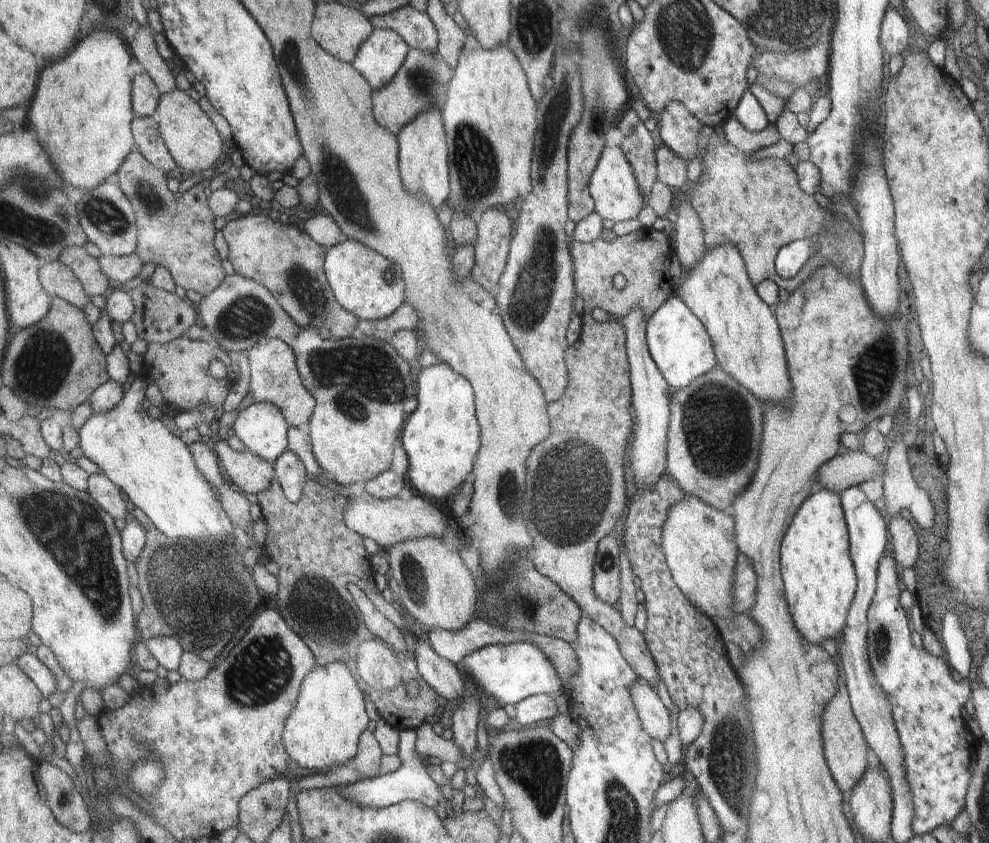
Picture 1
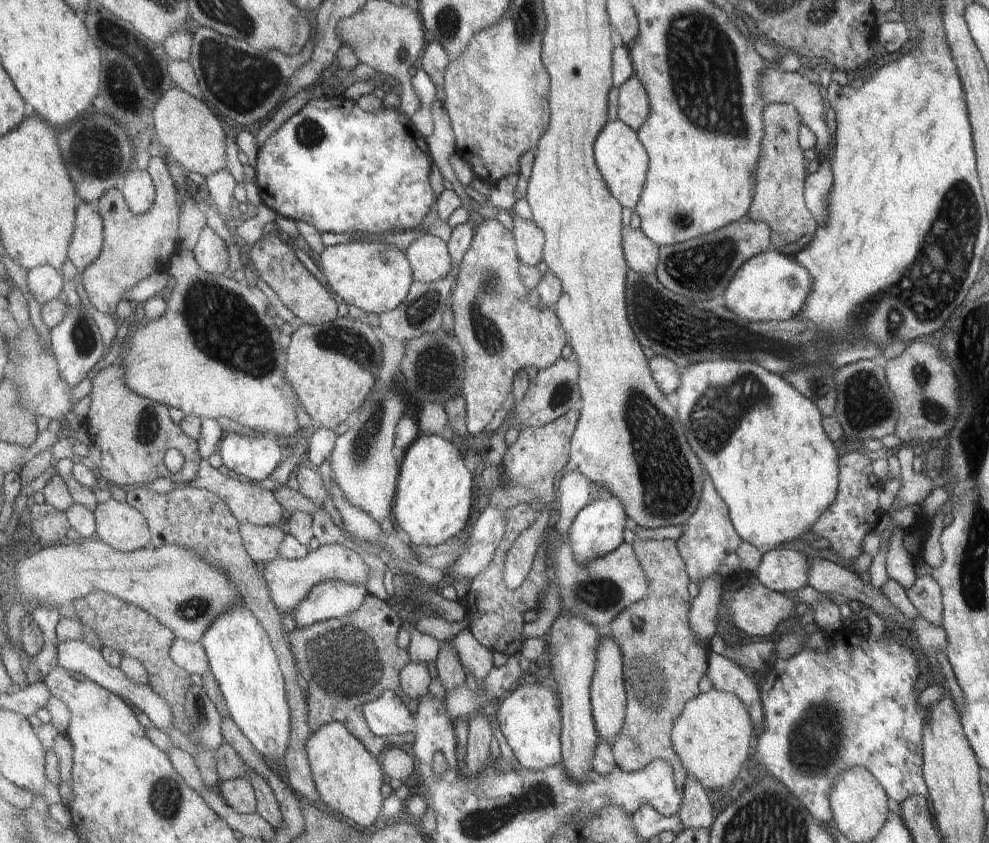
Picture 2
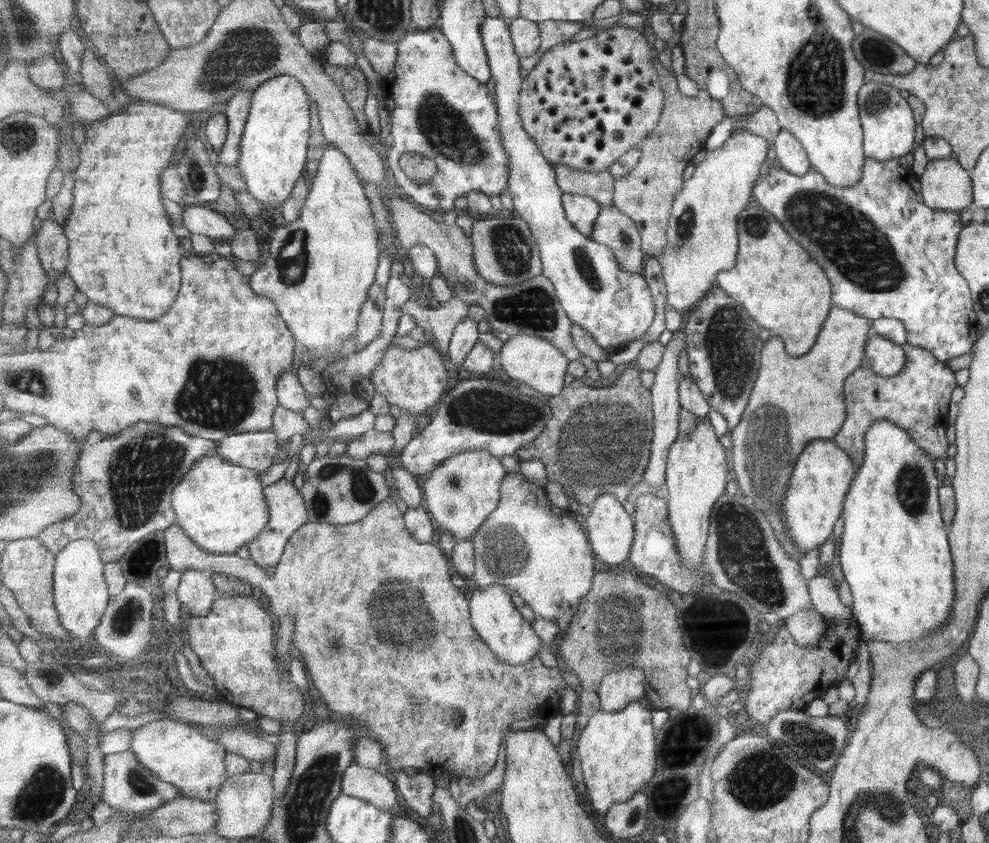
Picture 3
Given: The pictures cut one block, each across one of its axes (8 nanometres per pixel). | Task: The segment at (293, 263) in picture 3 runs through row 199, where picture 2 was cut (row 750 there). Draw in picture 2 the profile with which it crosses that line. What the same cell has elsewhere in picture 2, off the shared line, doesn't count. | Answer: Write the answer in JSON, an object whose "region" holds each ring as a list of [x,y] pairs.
{"region":[[[330,722],[312,733],[307,740],[307,752],[313,780],[323,802],[336,815],[350,818],[359,826],[380,826],[385,801],[382,793],[385,770],[381,759],[373,756],[369,748],[341,722]]]}

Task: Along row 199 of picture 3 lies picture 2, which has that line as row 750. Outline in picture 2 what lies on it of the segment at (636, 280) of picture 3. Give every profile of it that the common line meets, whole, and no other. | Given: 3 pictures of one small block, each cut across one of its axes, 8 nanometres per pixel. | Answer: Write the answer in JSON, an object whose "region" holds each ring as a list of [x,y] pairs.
{"region":[[[526,678],[504,696],[494,710],[502,734],[521,766],[540,771],[562,764],[562,718],[558,692]]]}

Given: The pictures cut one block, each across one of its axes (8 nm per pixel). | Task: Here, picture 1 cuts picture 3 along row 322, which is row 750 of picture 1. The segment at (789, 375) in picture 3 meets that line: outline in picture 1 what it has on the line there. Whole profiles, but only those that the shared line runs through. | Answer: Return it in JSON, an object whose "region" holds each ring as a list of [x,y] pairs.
{"region":[[[840,682],[835,698],[825,705],[820,712],[820,735],[822,740],[823,756],[830,775],[834,778],[837,788],[843,796],[847,796],[853,785],[860,781],[861,775],[867,769],[867,745],[860,731],[853,713],[851,712],[846,686]]]}

